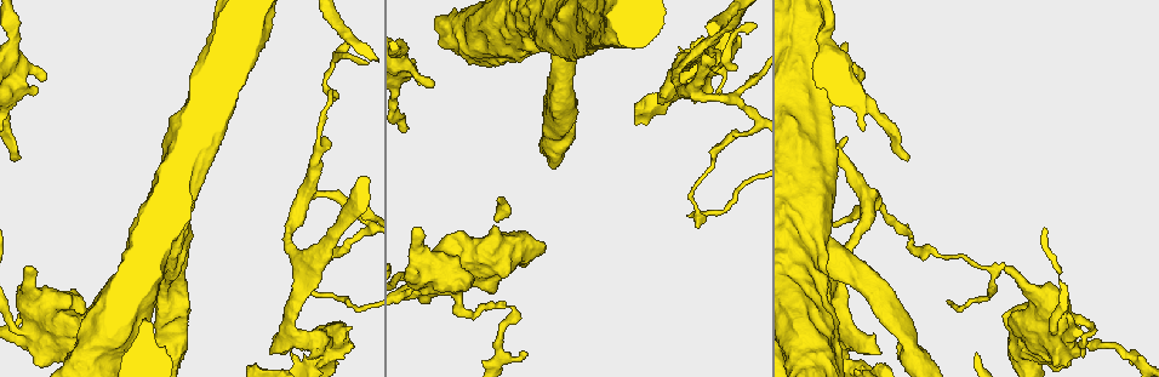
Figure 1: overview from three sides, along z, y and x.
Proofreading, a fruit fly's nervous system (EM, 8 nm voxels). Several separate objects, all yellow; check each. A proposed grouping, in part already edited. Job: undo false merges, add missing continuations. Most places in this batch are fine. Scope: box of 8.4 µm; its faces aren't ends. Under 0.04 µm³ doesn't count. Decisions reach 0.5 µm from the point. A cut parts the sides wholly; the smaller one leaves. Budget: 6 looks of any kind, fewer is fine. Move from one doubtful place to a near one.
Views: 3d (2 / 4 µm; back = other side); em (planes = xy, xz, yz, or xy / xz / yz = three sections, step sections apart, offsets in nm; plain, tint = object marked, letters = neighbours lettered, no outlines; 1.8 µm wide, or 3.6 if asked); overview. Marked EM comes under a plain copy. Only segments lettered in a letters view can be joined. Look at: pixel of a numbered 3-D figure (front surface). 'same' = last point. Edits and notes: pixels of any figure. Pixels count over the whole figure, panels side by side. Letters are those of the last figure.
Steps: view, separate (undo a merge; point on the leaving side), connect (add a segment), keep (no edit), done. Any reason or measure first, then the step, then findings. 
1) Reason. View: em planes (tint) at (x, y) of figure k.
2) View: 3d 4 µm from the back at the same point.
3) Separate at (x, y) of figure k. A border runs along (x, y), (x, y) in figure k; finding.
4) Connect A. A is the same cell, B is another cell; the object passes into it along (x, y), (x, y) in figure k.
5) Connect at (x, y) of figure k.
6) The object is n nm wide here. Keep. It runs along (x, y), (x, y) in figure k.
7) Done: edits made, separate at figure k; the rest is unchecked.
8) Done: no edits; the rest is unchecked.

An open end. View: 3d 4 µm at (425, 83) of figure 1.

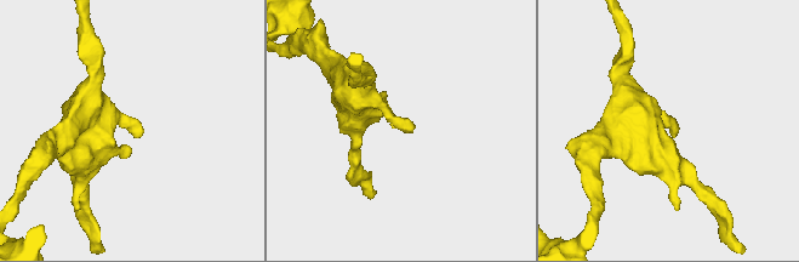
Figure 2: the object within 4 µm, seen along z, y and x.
View: em xz step 4 (tint) at (402, 128) of figure 2.

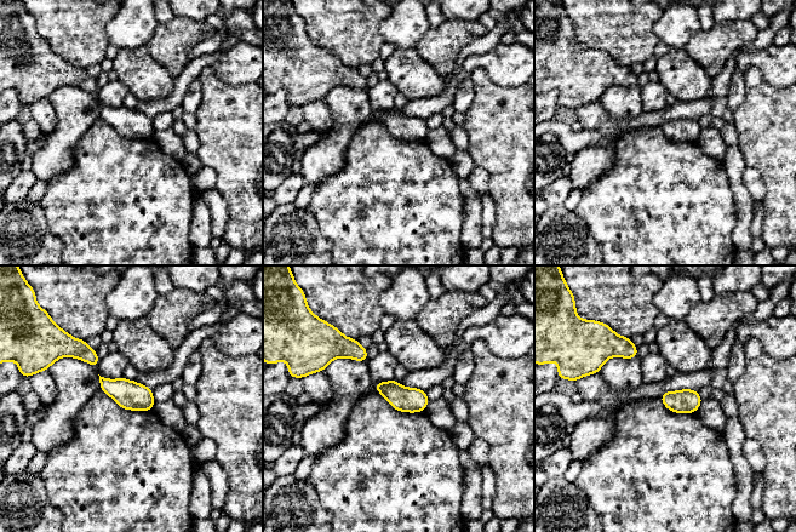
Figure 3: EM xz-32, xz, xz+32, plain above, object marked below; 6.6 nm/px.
View: em xy step 4 (letters) at the same point.

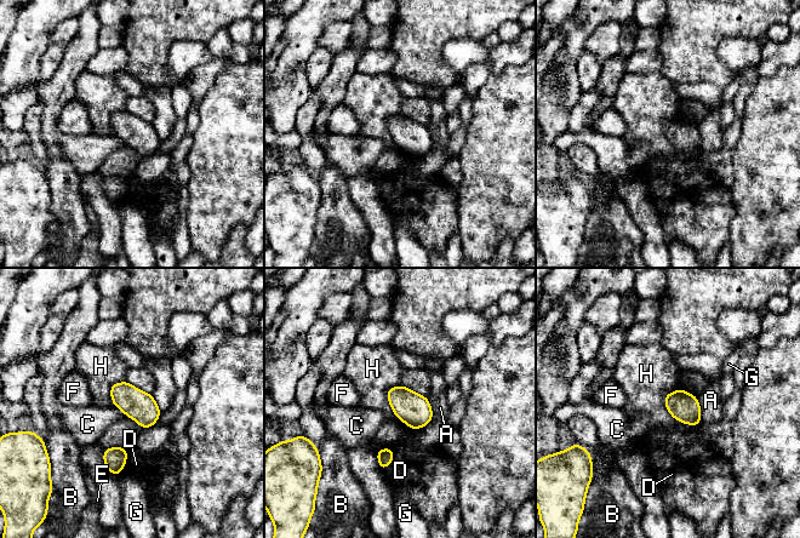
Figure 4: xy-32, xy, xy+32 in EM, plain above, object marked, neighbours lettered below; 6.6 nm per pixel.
The longest contact is with H, 300 nm. Keep. A, B, C, D, E, F, G and H are other cells; a border runs along (664, 395), (674, 418), (698, 425) in figure 4; no lettered segment goes on from it.

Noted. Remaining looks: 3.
Calibre changes. View: em 3.6 µm planes (letters) at (817, 242) of figure 1.

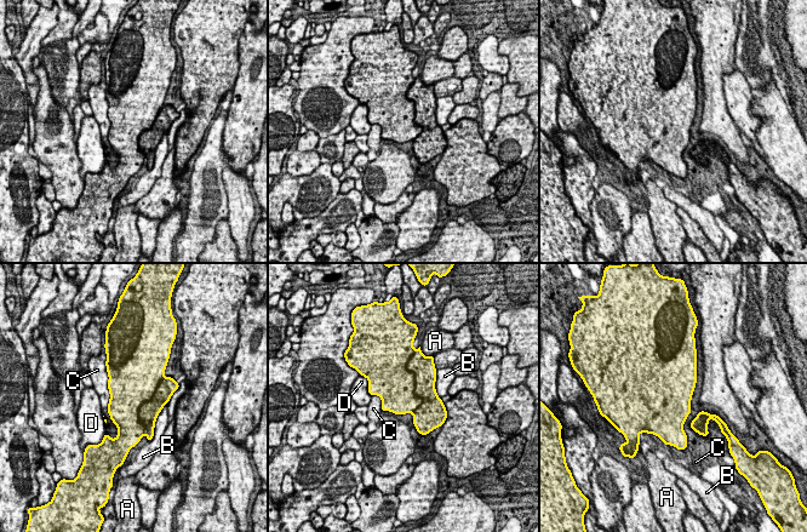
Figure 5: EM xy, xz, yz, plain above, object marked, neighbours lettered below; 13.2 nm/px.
The object is 650 nm wide here. Separate at (149, 411) of figure 5. A, B, C and D are other cells; two cells meet here.

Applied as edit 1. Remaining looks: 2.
View: overview.

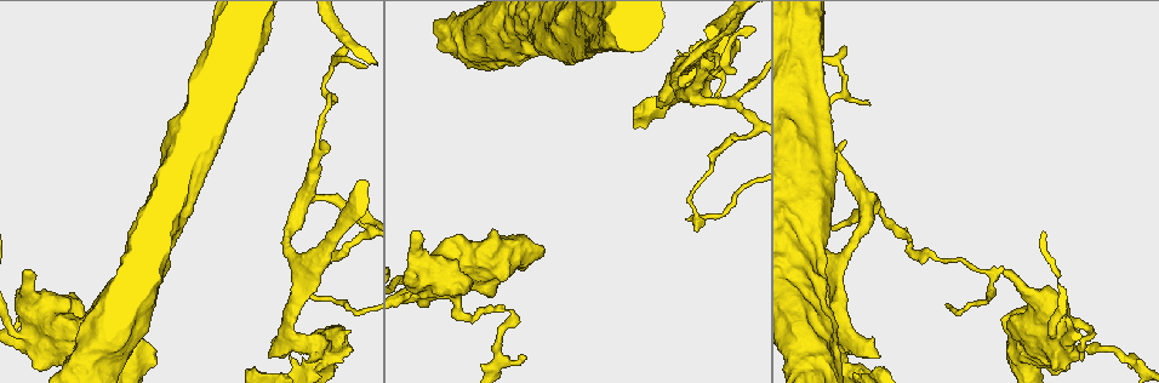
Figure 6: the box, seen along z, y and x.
Thick turns thin. View: em 3.6 µm planes (letters) at (48, 322) of figure 6.

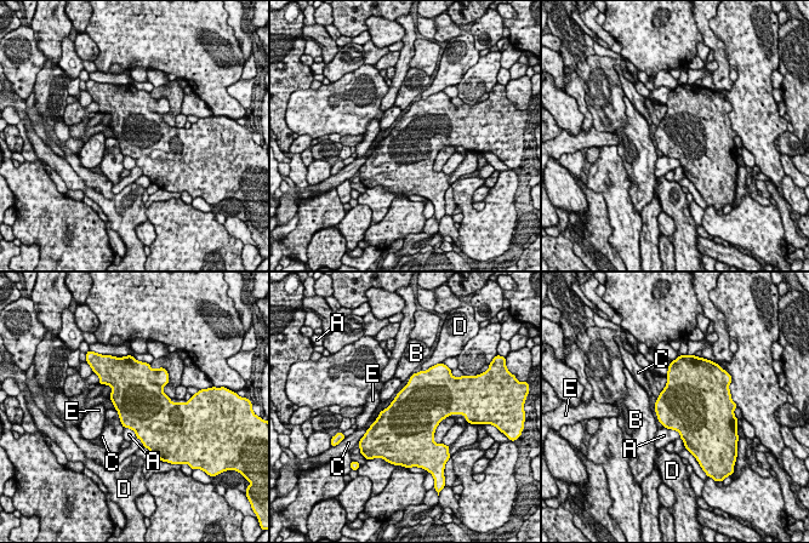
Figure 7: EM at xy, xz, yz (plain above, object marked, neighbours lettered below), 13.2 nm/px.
The object is 700 nm wide here. Keep. A, B, C, D and E are other cells; a border runs along (115, 409), (119, 421), (124, 427) in figure 7; continuous, no second cell.

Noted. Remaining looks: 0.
Done: edits made, separate at figure 5; the rest is unchecked.

